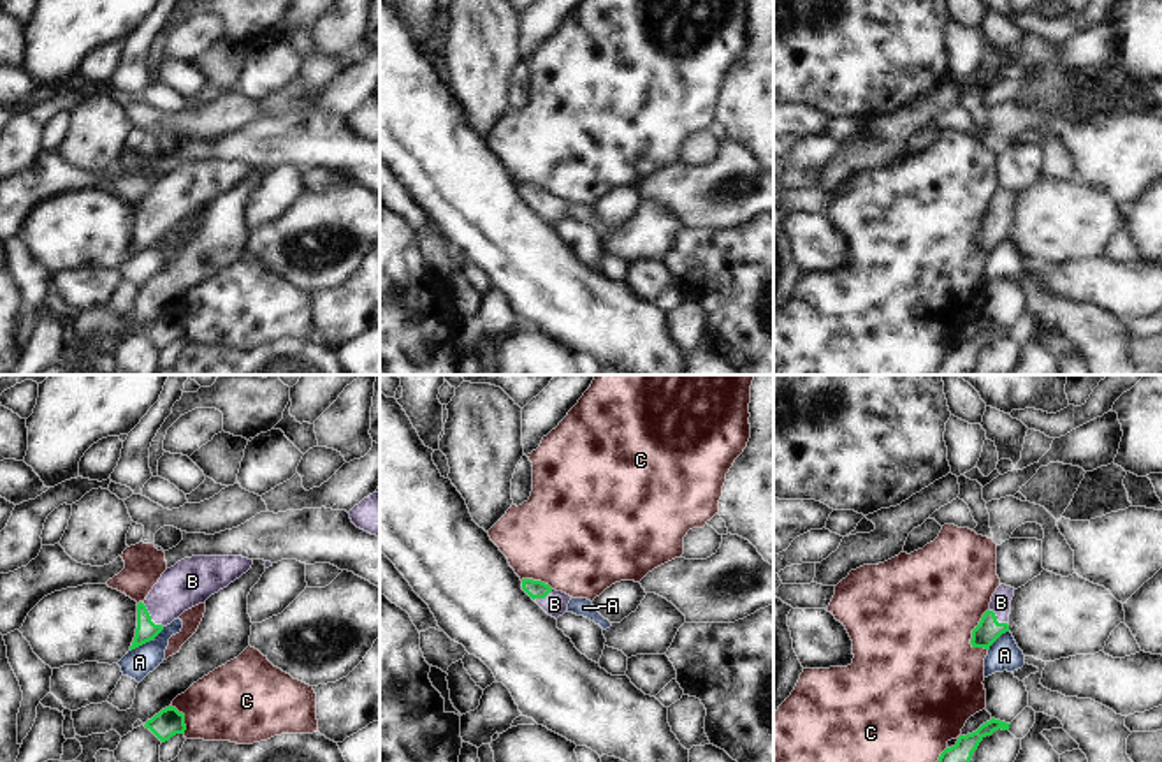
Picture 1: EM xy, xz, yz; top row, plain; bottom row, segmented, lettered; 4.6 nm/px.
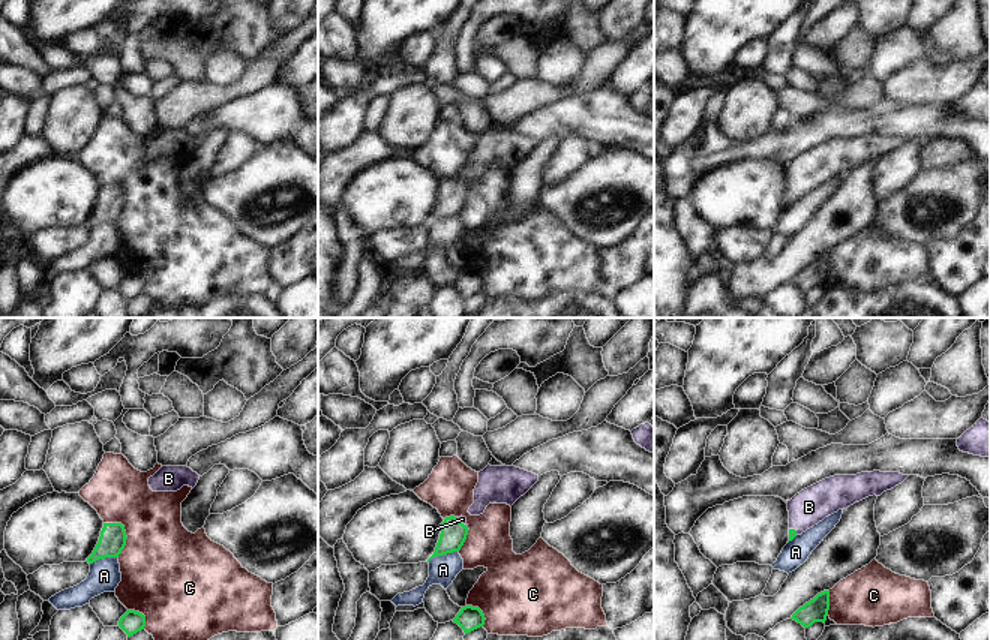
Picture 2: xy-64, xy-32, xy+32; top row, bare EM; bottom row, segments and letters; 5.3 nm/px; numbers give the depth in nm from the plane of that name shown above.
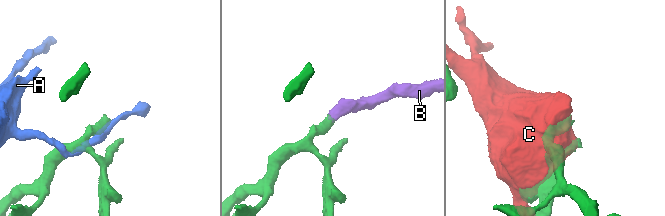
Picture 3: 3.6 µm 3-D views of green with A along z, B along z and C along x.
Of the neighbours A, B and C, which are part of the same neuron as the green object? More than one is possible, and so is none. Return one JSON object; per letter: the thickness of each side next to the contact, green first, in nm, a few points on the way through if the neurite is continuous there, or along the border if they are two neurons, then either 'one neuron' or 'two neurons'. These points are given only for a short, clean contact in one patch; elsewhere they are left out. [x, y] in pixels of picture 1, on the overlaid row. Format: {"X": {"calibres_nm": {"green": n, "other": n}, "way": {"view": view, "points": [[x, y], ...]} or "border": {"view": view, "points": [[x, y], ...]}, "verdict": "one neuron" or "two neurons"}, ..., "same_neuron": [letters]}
{"A": {"calibres_nm": {"green": 100, "other": 140}, "verdict": "two neurons"}, "B": {"calibres_nm": {"green": 100, "other": 220}, "way": {"view": "xy", "points": [[146, 630], [150, 616], [181, 586], [192, 581]]}, "verdict": "one neuron"}, "C": {"calibres_nm": {"green": 110, "other": 480}, "verdict": "two neurons"}, "same_neuron": ["B"]}

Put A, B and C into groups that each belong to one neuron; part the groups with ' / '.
A / B / C

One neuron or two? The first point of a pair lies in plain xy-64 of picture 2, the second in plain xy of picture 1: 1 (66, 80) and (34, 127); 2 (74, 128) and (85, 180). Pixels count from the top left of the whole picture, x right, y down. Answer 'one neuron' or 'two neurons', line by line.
1: one neuron
2: two neurons

